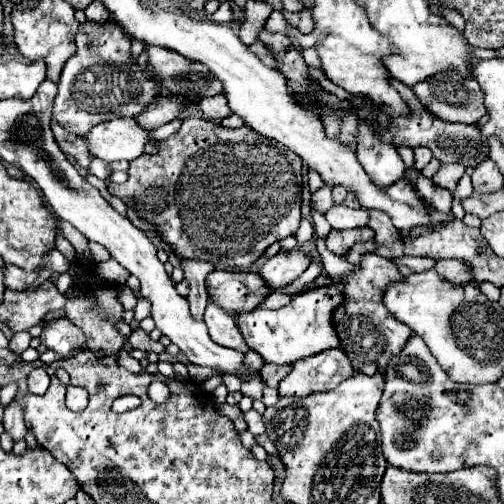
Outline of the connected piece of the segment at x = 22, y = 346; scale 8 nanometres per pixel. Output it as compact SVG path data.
M16 333L16 335L10 339L10 345L8 345L8 349L10 349L12 353L20 355L22 351L26 351L26 349L28 349L30 341L32 341L30 333Z

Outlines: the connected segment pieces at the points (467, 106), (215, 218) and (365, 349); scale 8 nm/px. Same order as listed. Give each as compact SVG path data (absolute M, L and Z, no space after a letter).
M444 73L444 75L434 75L432 79L420 81L418 85L412 87L418 99L432 111L436 117L452 123L478 123L482 115L486 115L486 105L484 105L484 91L480 89L476 79L464 79L456 73Z
M188 117L178 133L160 143L156 155L140 155L130 161L128 175L124 185L108 183L108 191L122 201L132 199L142 217L156 225L180 257L210 261L218 269L248 269L274 241L294 235L300 223L302 159L248 125L226 129L206 119Z
M366 253L360 261L360 271L346 275L344 281L346 283L340 287L344 291L344 305L334 311L334 327L338 331L342 351L348 355L356 371L370 377L376 373L384 373L390 359L404 349L404 343L412 335L412 331L404 323L392 317L382 301L386 287L402 281L402 275L396 269L394 261L378 257L376 253Z

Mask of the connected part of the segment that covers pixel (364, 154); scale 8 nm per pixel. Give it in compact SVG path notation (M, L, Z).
M362 121L356 131L356 155L364 171L368 171L372 181L380 187L392 185L394 179L400 179L406 171L396 147L382 141L382 129L366 121Z

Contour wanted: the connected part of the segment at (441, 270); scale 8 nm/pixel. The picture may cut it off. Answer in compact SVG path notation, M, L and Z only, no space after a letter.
M458 259L436 261L434 271L436 271L442 279L446 279L446 281L450 281L450 283L454 283L454 285L468 283L468 281L472 279L472 269L470 269L466 263L458 261Z

